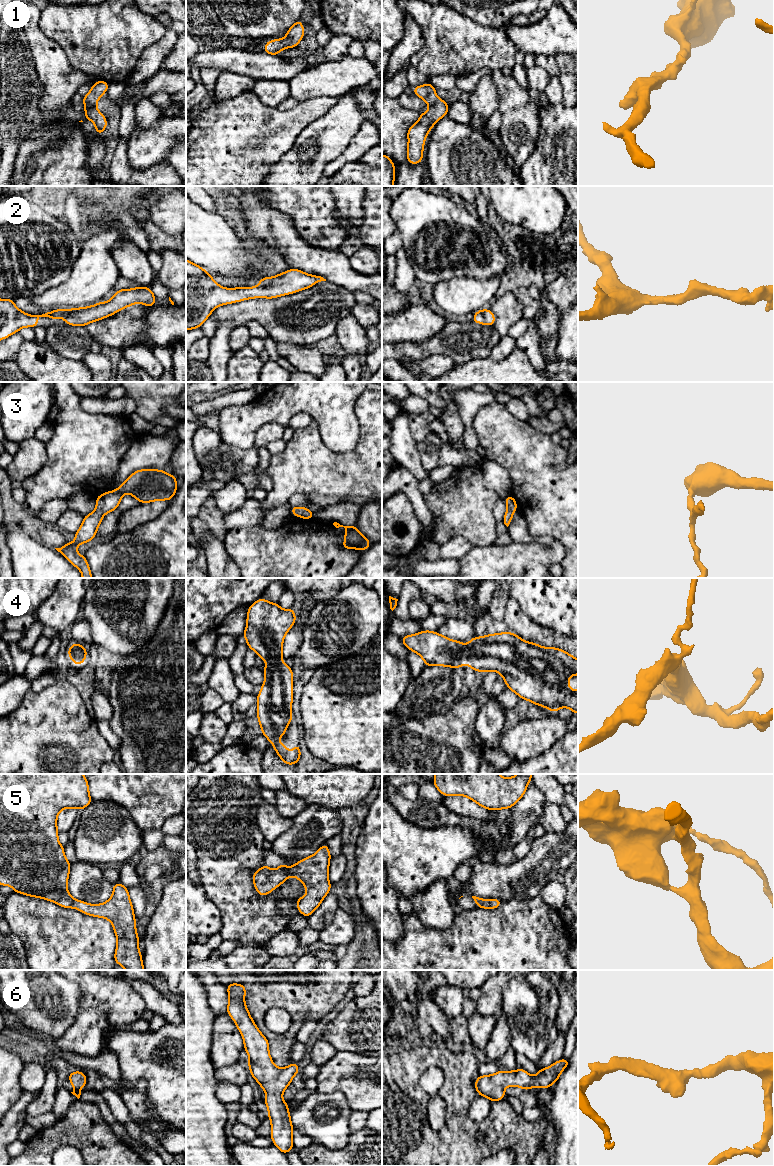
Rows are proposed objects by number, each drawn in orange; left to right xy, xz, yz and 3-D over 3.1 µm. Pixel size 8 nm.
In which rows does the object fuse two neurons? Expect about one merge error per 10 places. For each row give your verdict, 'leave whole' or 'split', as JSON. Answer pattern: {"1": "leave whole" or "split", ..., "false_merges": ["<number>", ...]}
{"1": "leave whole", "2": "leave whole", "3": "leave whole", "4": "leave whole", "5": "leave whole", "6": "leave whole", "false_merges": []}

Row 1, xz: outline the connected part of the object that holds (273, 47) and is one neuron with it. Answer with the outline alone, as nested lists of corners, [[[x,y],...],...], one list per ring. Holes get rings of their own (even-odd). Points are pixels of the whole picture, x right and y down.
[[[297,20],[285,34],[287,36],[283,39],[274,39],[266,42],[263,52],[277,56],[282,49],[297,47],[304,37],[304,27],[301,20]]]

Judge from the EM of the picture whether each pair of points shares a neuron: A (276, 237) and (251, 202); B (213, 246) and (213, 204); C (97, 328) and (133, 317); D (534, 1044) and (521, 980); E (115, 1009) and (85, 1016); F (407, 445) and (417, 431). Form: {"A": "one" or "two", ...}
{"A": "one", "B": "two", "C": "one", "D": "one", "E": "two", "F": "two"}

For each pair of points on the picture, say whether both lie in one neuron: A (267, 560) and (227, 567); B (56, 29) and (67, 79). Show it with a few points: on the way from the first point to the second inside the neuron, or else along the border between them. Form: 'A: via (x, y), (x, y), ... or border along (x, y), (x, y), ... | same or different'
A: border along (223, 545), (229, 557), (239, 567) | different
B: border along (42, 32), (62, 49), (68, 63), (72, 67) | different

